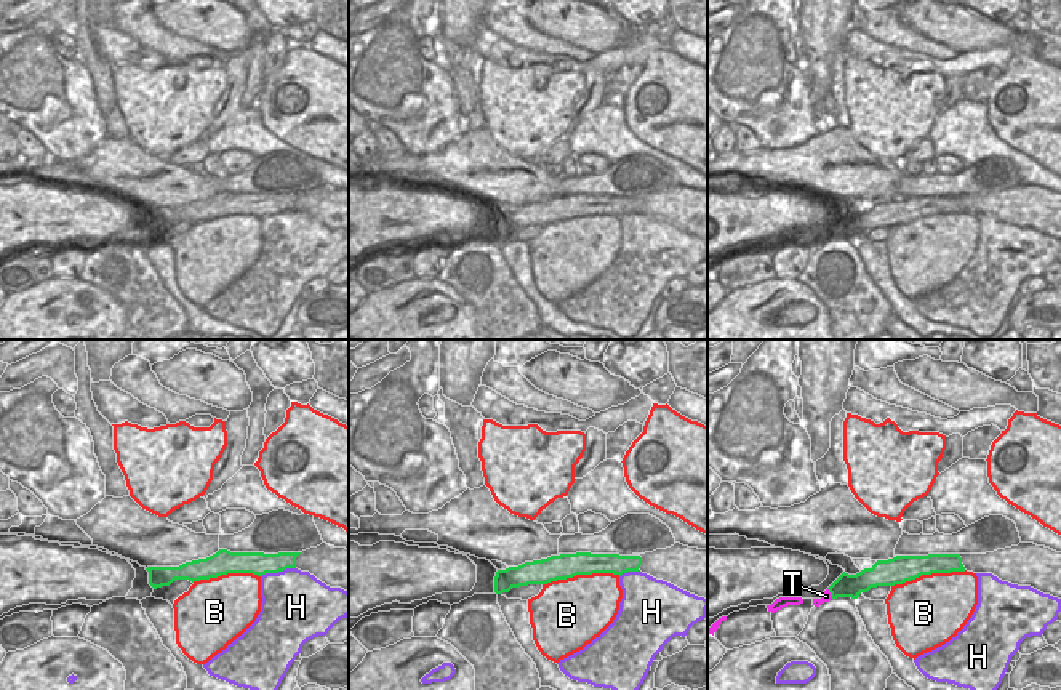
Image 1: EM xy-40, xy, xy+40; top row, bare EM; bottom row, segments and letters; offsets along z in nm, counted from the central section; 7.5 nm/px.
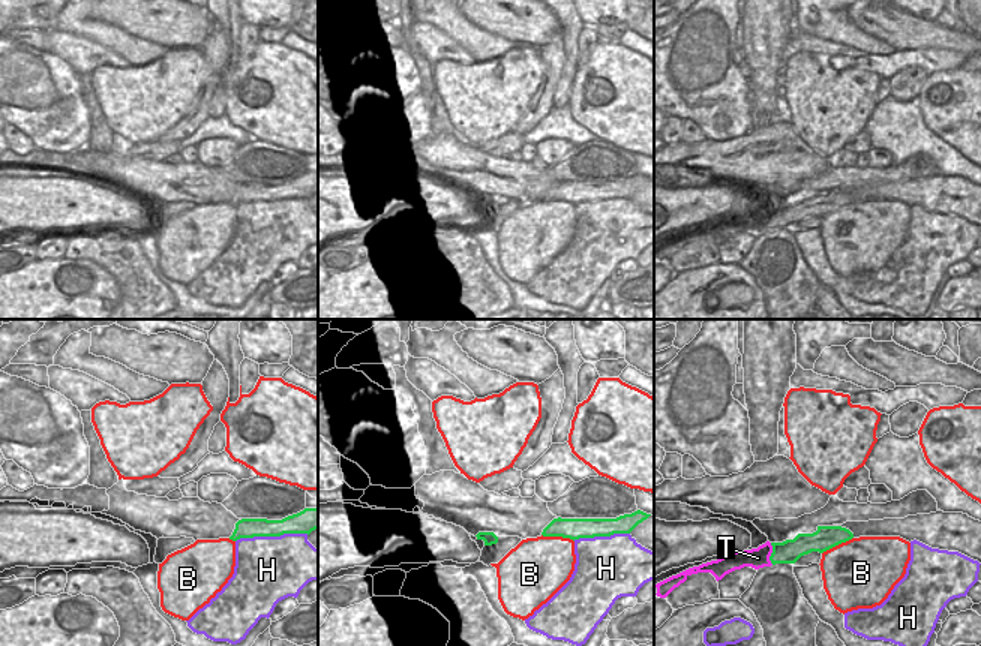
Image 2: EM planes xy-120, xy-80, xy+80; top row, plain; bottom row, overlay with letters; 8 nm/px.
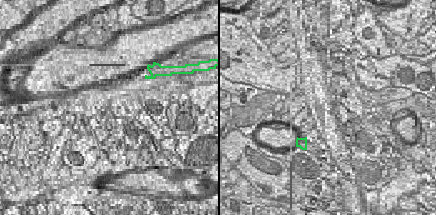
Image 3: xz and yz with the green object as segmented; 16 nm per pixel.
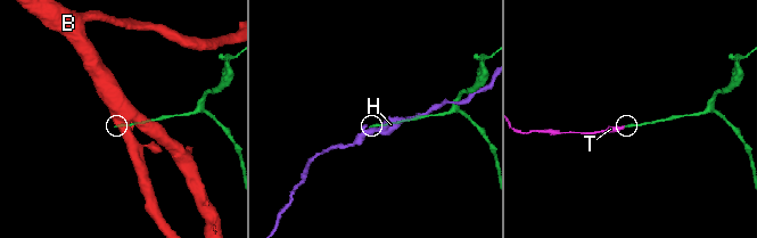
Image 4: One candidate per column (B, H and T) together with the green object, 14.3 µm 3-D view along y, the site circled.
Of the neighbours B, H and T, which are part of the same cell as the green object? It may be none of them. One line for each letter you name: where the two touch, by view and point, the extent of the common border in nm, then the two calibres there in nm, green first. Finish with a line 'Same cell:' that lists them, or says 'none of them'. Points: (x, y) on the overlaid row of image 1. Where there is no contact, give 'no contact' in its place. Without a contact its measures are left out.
T: meets green in xy+40 at (829, 591); contact 90 nm long; 170 nm thick on the green side, 70 nm on the other
Same cell: T

